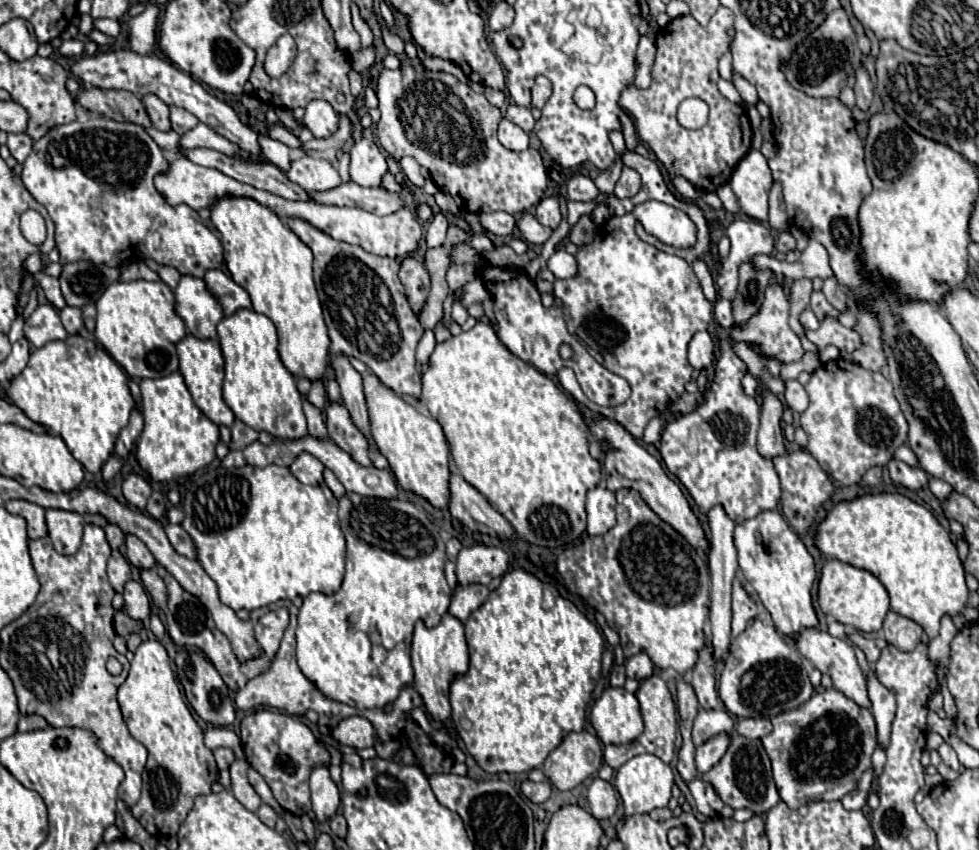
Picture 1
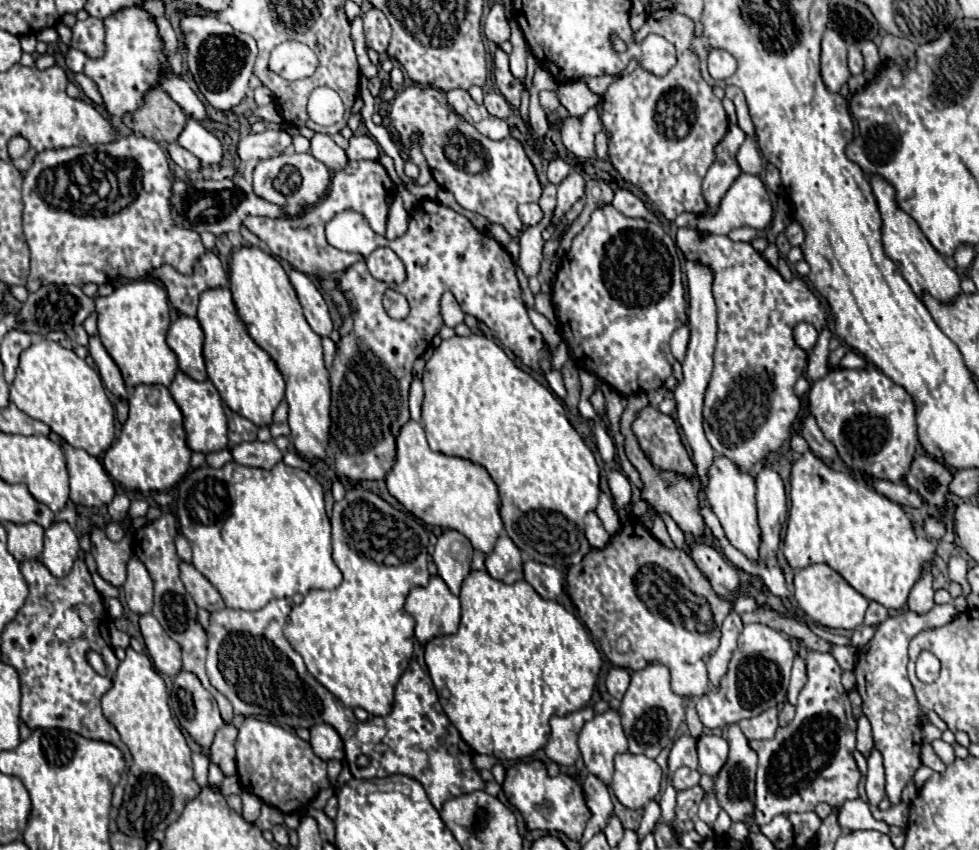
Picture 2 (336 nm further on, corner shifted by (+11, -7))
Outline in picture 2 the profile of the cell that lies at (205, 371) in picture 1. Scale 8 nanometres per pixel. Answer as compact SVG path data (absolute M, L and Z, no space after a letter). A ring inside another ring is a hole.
M178 372L176 378L170 384L170 394L178 408L182 410L184 416L184 430L186 430L186 446L192 452L220 452L228 446L228 426L226 426L226 416L224 416L224 406L220 400L220 394L216 386L210 380L196 382L184 372Z

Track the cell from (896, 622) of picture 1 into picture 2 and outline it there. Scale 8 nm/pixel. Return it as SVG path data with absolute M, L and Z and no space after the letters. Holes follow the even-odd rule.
M870 602L868 610L866 610L864 624L866 624L866 626L872 626L872 624L882 624L886 618L888 618L888 610L886 610L882 604L878 604L878 602Z

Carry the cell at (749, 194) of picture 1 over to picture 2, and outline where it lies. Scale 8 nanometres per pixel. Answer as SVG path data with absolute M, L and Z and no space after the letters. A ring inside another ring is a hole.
M740 174L724 194L714 216L706 218L706 232L728 234L732 228L750 226L764 230L772 220L770 196L760 176Z

